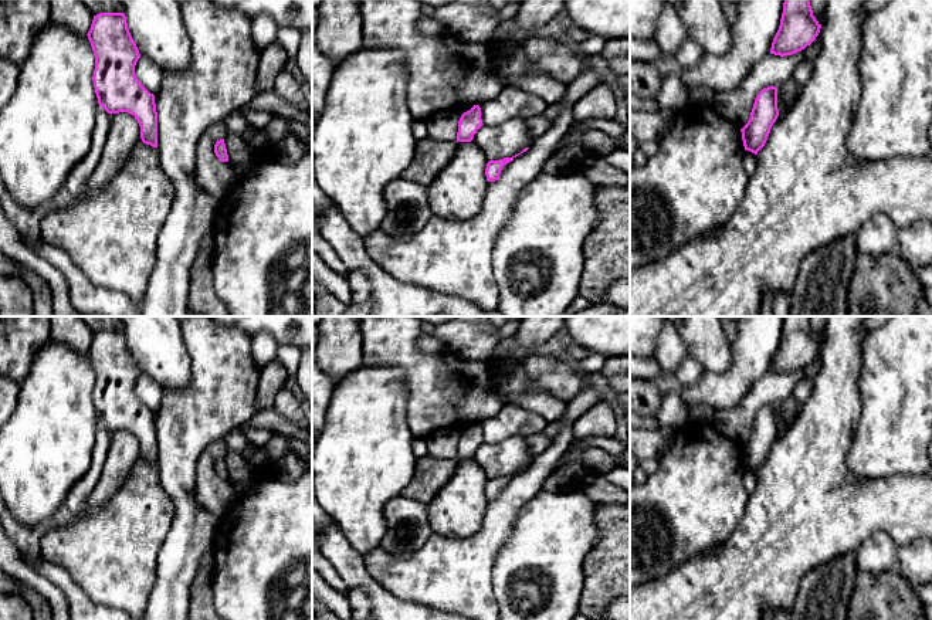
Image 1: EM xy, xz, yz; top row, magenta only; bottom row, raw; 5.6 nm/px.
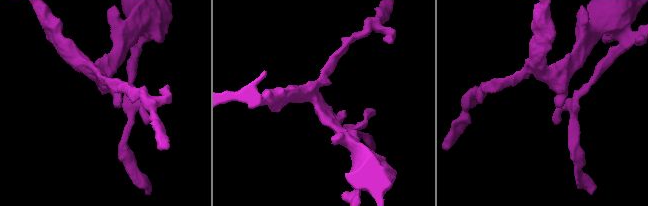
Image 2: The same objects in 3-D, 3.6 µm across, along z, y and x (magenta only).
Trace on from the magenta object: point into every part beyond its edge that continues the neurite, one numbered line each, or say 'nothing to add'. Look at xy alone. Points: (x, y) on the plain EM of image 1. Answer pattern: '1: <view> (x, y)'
nothing to add

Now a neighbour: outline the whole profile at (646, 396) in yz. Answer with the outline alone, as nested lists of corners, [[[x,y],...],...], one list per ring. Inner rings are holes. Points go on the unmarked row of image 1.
[[[630,376],[630,411],[644,419],[657,416],[662,392],[657,380]]]

